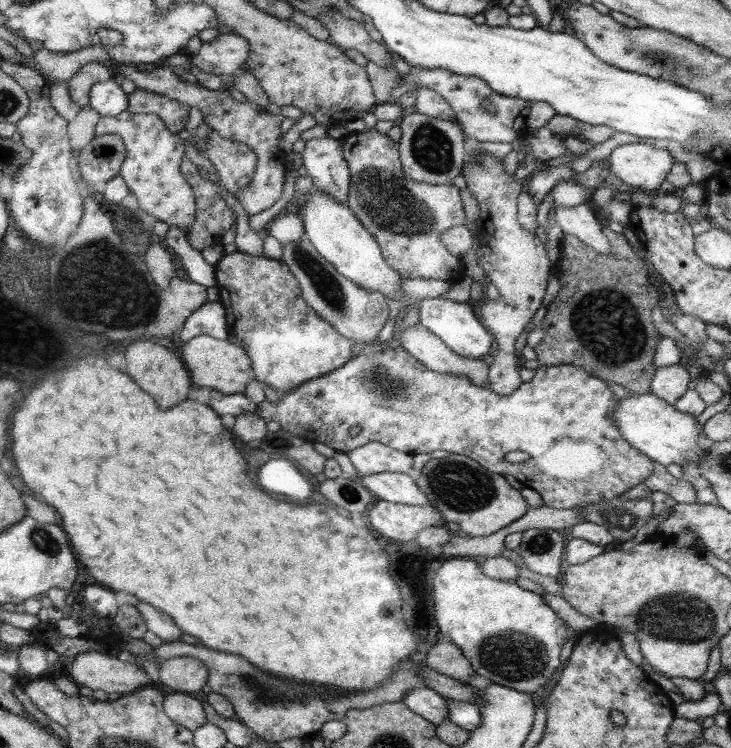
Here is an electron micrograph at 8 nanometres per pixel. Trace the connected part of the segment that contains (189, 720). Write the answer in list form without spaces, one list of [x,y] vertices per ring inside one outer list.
[[[176,692],[165,696],[163,710],[173,722],[192,732],[207,724],[204,705],[192,695]]]

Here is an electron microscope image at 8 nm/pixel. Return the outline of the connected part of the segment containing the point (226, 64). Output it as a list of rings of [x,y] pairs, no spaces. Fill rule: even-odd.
[[[236,33],[220,34],[210,42],[202,42],[197,54],[187,53],[191,66],[227,78],[244,69],[248,54],[250,43]]]

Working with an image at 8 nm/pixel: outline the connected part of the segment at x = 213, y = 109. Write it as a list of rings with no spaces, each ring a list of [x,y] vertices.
[[[123,64],[114,68],[114,75],[117,79],[128,78],[141,89],[149,90],[162,94],[171,100],[176,100],[186,104],[189,108],[196,107],[204,117],[204,124],[214,130],[220,137],[227,140],[234,140],[246,144],[256,153],[257,166],[255,174],[250,183],[235,194],[236,200],[242,204],[246,214],[253,215],[270,208],[282,196],[286,175],[289,174],[288,166],[290,160],[279,143],[282,139],[281,125],[285,120],[280,114],[272,114],[267,108],[252,102],[236,102],[230,95],[227,88],[209,90],[202,87],[199,83],[193,84],[189,81],[182,81],[176,73],[169,67],[150,67],[130,66]]]

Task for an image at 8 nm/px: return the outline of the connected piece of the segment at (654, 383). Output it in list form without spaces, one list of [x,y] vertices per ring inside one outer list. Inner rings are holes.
[[[679,364],[658,367],[650,382],[650,393],[673,405],[688,390],[689,377]]]

